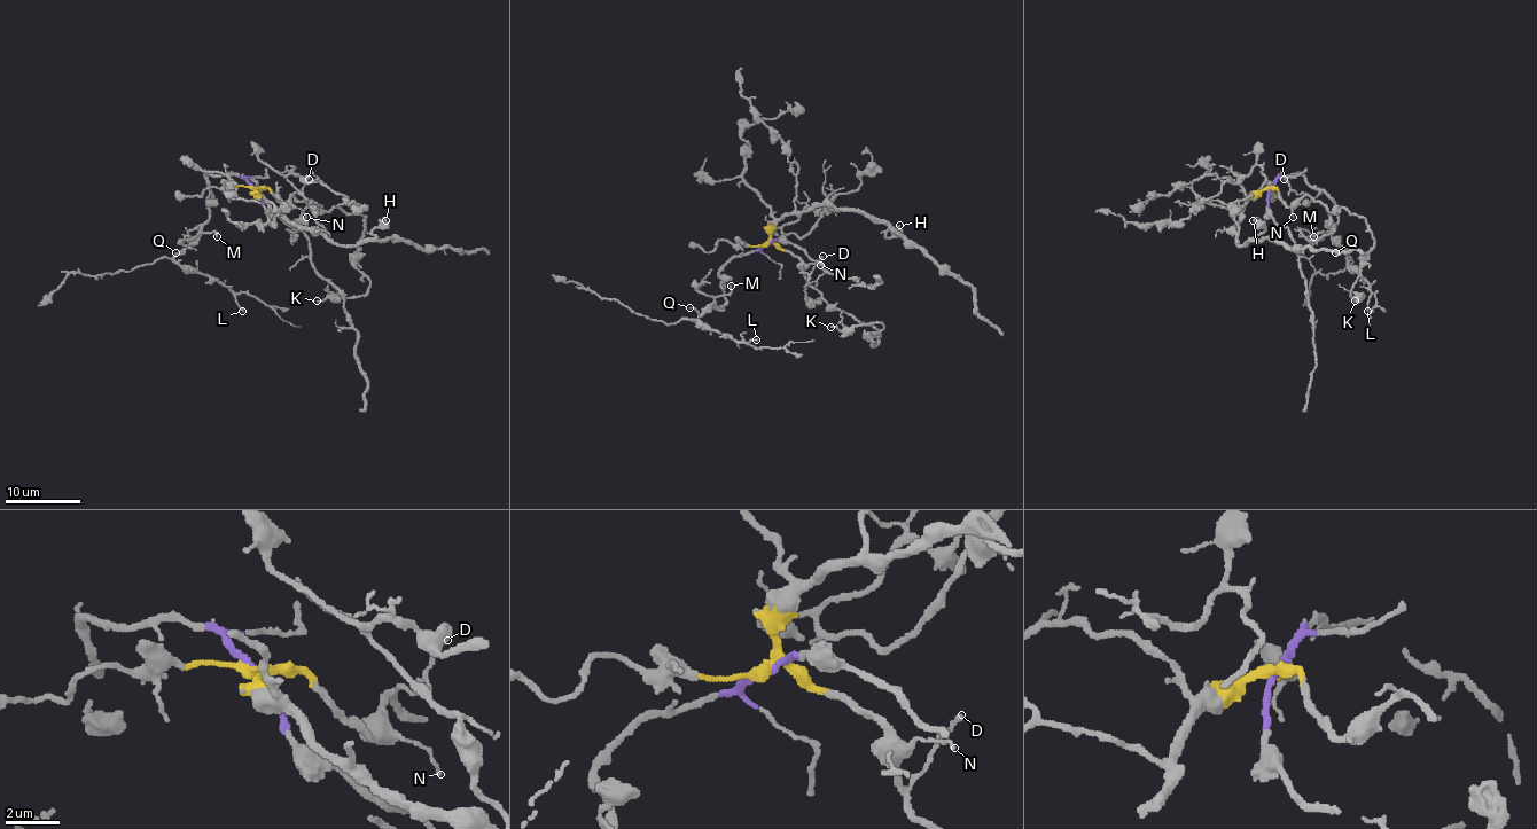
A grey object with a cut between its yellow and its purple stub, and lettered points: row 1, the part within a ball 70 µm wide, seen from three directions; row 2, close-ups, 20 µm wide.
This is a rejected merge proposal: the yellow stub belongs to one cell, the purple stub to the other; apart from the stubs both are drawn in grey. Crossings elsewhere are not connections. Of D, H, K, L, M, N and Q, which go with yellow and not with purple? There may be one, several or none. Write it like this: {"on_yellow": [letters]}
{"on_yellow": ["D", "H", "K", "N"]}

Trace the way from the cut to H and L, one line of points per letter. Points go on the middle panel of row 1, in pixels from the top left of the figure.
H: (767, 243), (770, 231), (787, 214), (800, 214), (813, 205), (866, 211), (889, 226), (889, 237), (899, 225)
L: (767, 243), (735, 255), (720, 272), (723, 310), (714, 304), (696, 319), (688, 319), (738, 342), (756, 339)

